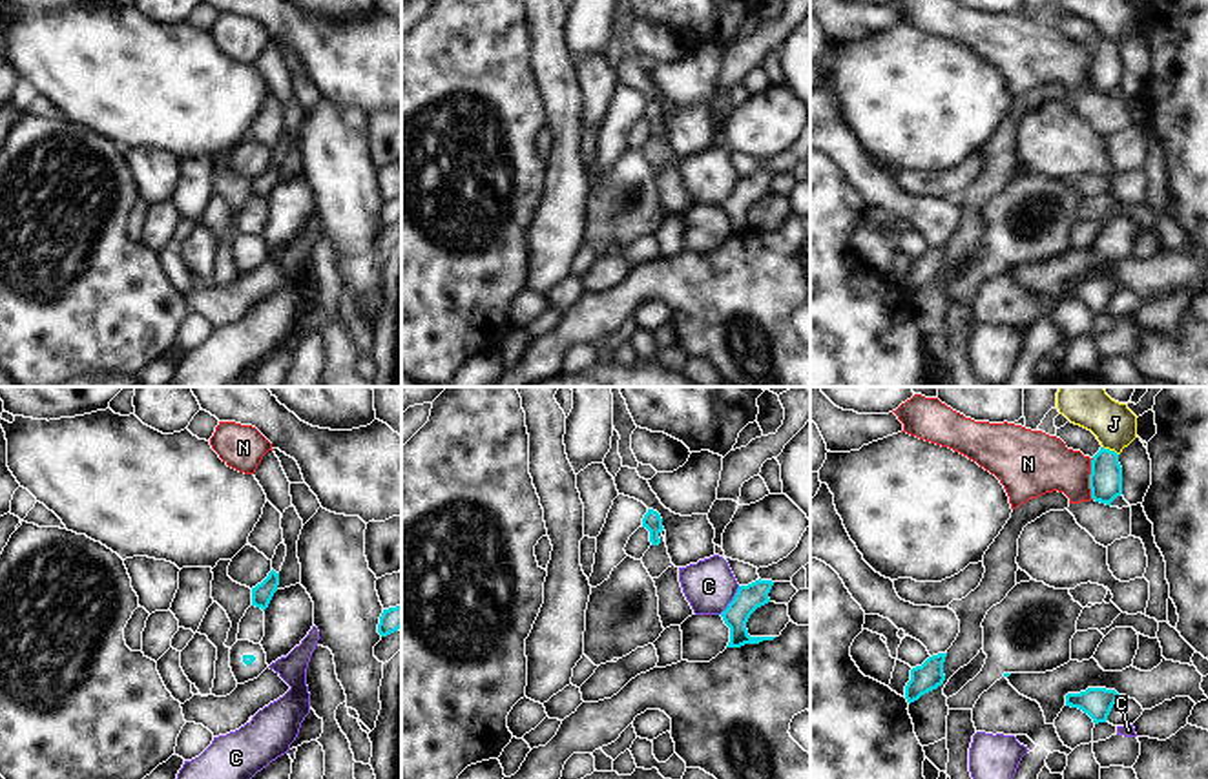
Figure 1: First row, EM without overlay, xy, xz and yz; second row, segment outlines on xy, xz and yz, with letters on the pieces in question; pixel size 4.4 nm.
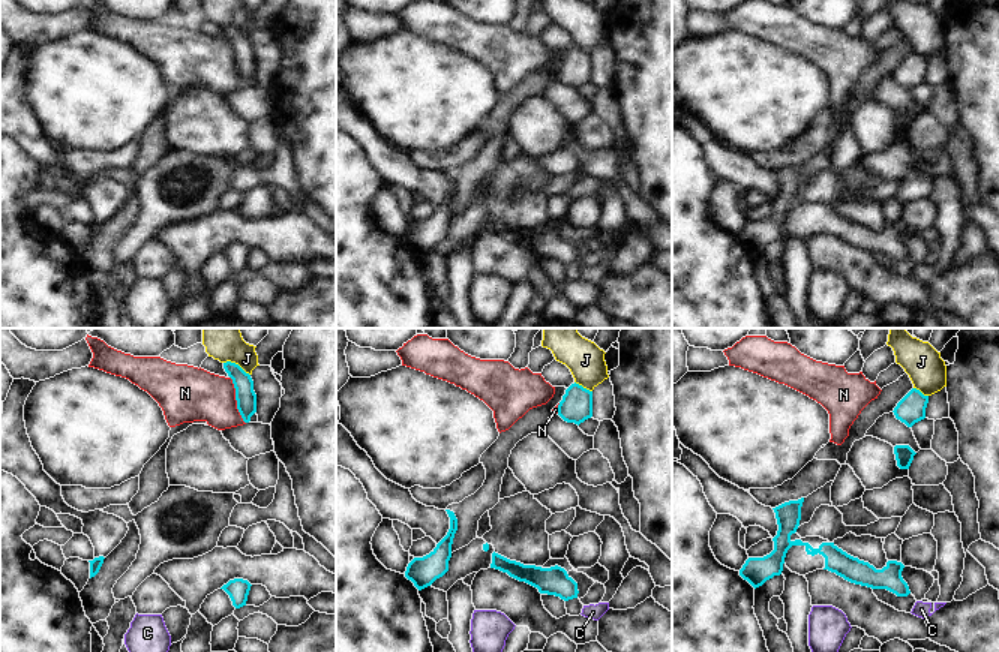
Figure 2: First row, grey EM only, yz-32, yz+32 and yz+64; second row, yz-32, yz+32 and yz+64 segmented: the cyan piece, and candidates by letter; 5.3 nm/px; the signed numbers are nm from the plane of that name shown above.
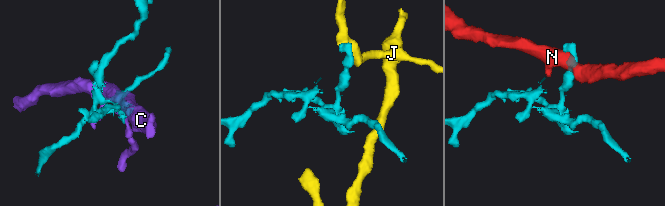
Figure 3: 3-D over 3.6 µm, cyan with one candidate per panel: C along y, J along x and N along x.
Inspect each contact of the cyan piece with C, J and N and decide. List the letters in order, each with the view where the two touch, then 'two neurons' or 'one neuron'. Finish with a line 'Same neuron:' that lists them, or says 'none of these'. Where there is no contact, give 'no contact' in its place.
C: xz | two neurons
J: yz | two neurons
N: yz | two neurons
Same neuron: none of these

